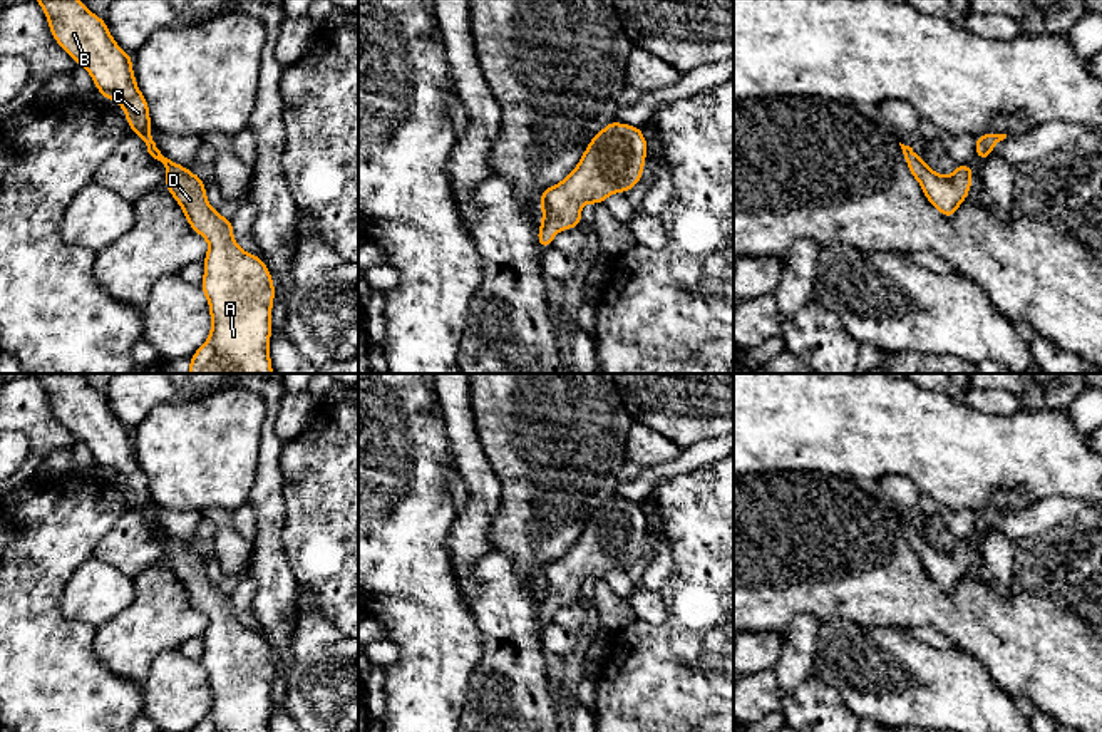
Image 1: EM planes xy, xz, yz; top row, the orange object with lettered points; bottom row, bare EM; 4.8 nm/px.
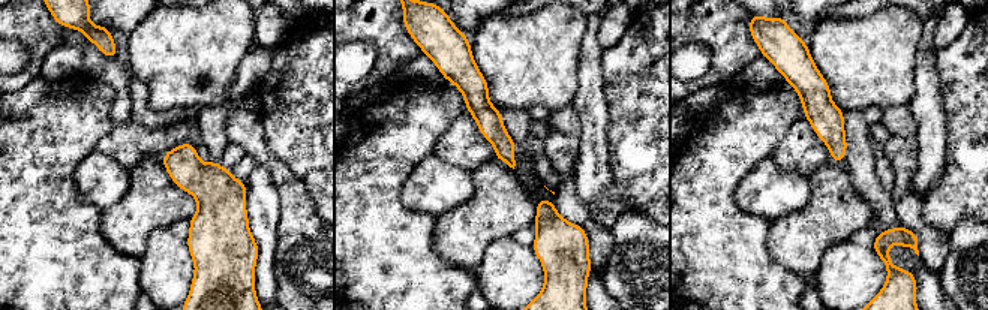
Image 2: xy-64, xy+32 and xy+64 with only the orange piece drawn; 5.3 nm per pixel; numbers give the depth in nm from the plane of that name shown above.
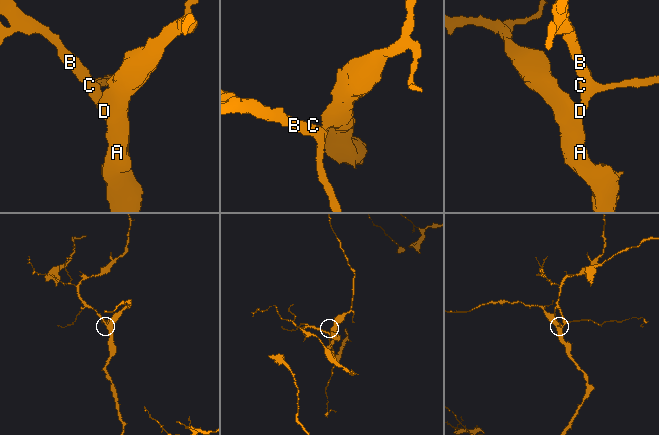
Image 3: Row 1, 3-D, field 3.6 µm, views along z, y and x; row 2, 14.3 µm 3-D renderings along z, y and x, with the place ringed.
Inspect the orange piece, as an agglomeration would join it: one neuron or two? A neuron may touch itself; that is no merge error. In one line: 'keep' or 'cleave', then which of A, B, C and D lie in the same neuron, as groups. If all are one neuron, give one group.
keep; groups A B C D

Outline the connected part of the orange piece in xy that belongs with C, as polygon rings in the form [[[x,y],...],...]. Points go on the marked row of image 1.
[[[35,0],[49,20],[52,39],[82,65],[92,77],[102,99],[114,99],[122,106],[129,129],[146,144],[147,152],[166,168],[166,189],[183,208],[191,229],[201,235],[209,250],[203,260],[204,278],[199,283],[208,298],[211,332],[208,340],[189,357],[188,374],[273,374],[270,358],[271,308],[275,302],[275,283],[265,261],[243,251],[233,238],[233,219],[223,218],[213,209],[206,198],[206,184],[188,168],[164,157],[157,141],[147,132],[151,126],[149,104],[139,90],[132,70],[132,57],[112,39],[104,18],[94,15],[79,0]]]

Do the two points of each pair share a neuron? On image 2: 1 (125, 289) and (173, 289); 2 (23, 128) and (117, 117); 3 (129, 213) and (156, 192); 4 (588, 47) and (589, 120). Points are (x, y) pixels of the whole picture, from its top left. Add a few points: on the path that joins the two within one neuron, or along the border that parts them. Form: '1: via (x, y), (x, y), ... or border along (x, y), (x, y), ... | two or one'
1: border along (141, 259), (138, 271), (140, 292) | two
2: border along (104, 83), (116, 95), (111, 108), (114, 125) | two
3: via (135, 213), (150, 198) | one
4: via (589, 65), (589, 102) | one

